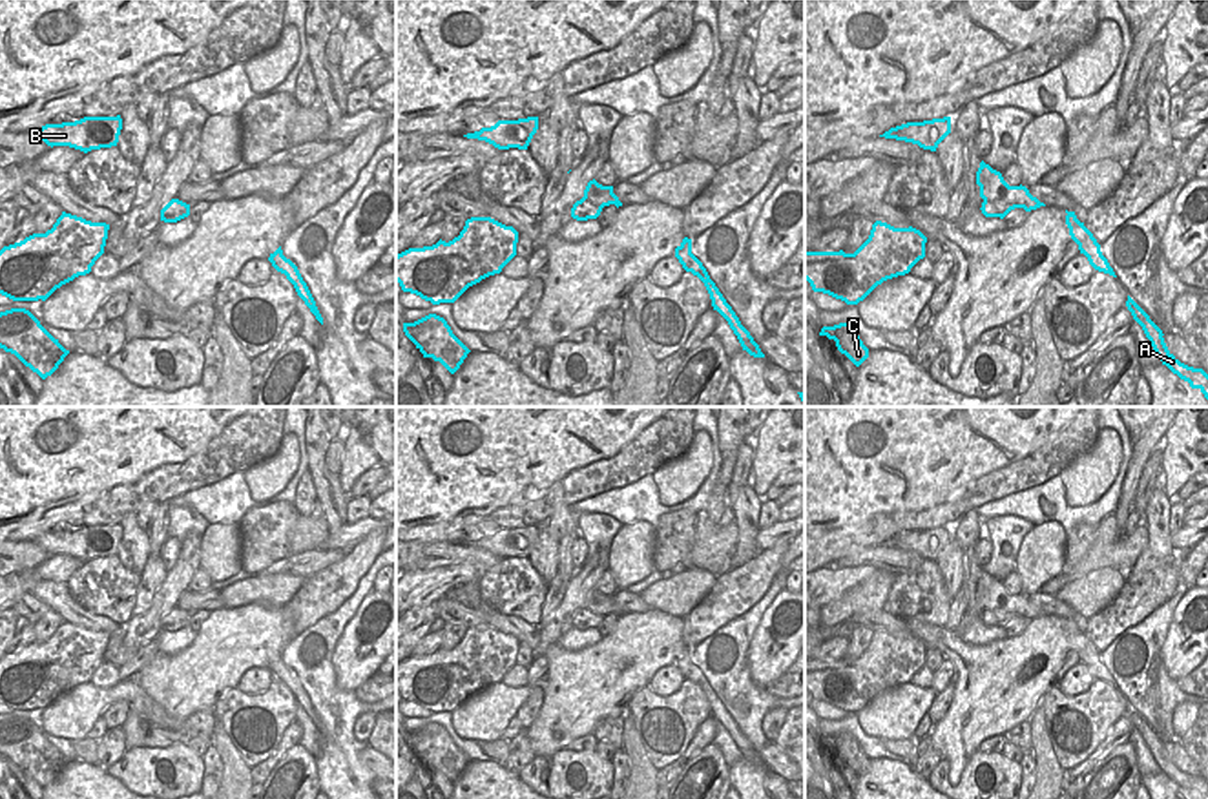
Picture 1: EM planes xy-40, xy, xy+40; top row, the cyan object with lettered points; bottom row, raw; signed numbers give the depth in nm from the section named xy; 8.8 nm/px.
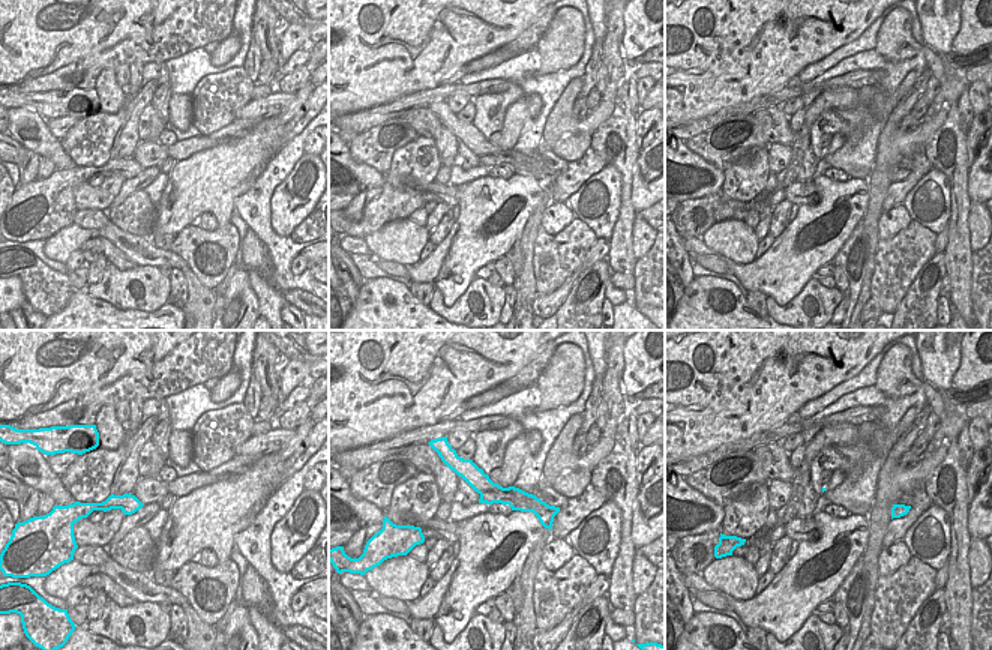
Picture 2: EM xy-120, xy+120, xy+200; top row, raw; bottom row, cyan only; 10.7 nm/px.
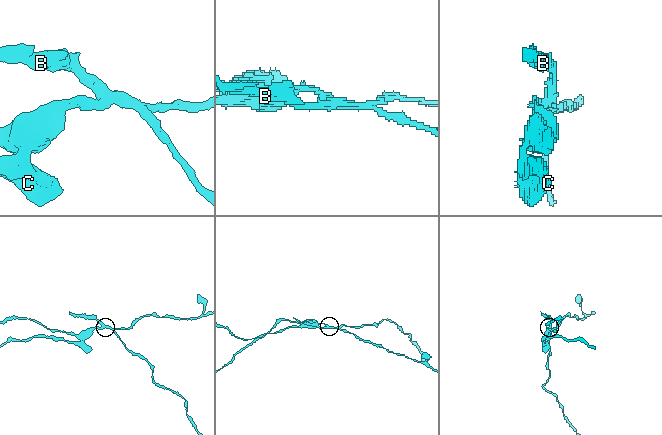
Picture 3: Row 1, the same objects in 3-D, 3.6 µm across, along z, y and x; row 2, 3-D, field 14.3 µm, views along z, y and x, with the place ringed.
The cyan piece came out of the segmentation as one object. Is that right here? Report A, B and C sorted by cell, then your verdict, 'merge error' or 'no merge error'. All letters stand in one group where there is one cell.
groups A B / C; merge error

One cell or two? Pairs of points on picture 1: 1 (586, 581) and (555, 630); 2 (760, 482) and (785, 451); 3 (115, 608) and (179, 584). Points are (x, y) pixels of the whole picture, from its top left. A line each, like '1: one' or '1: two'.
1: one
2: one
3: two

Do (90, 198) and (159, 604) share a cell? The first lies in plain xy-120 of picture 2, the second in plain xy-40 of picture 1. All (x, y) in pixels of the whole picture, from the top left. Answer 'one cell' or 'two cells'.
one cell

